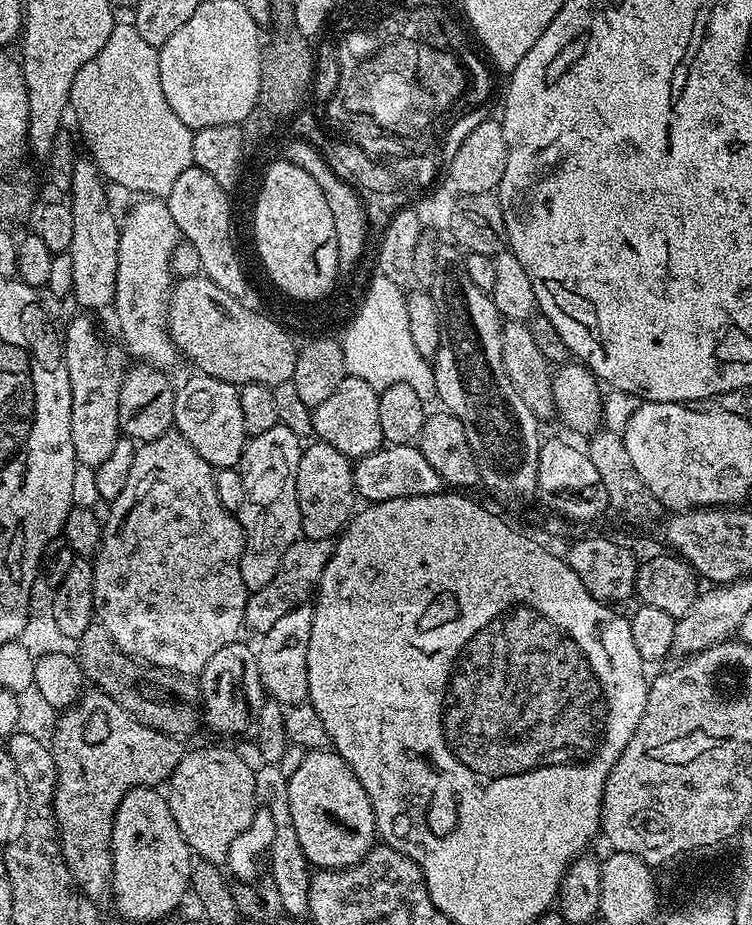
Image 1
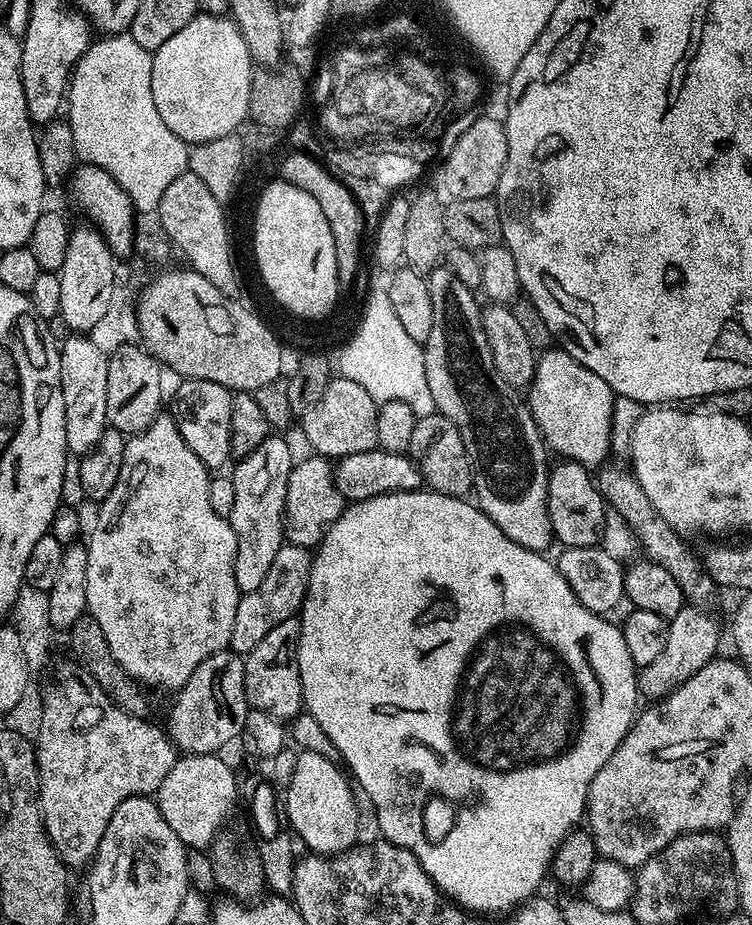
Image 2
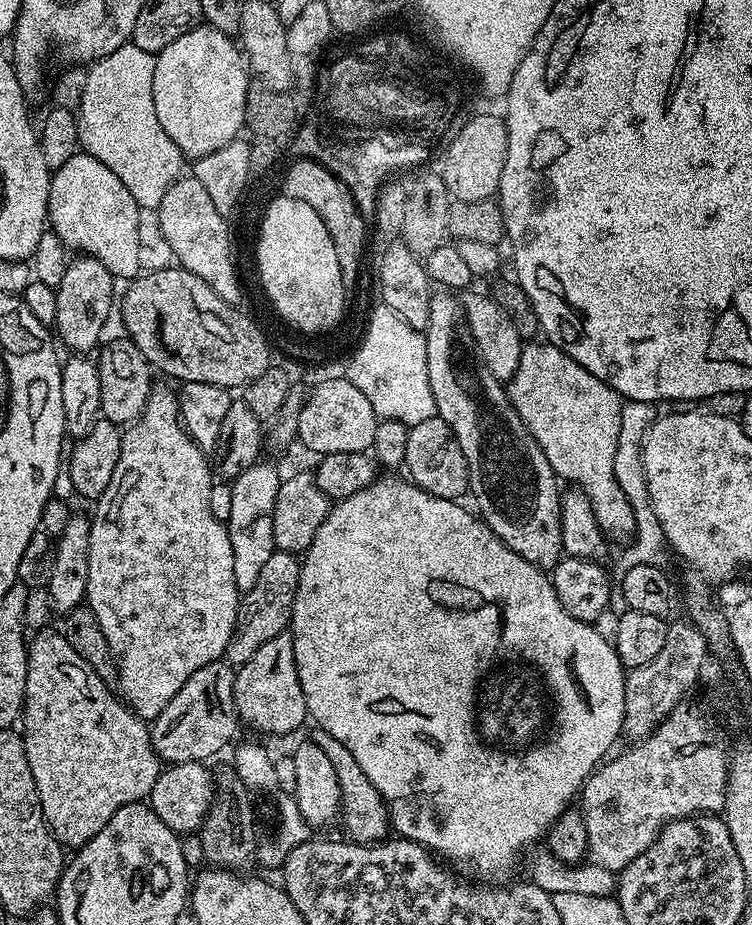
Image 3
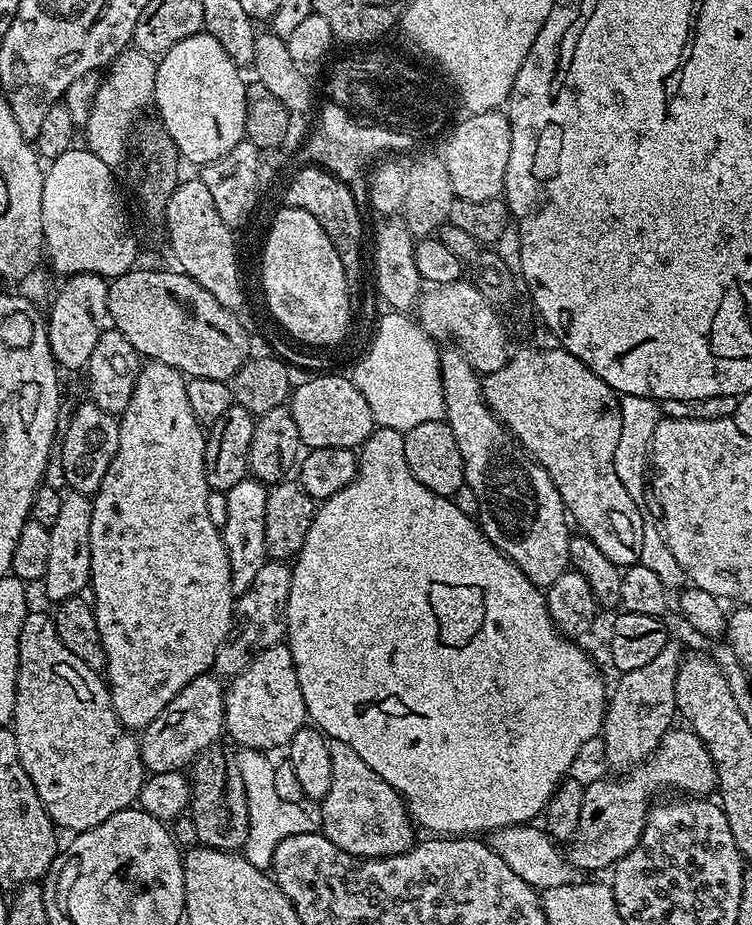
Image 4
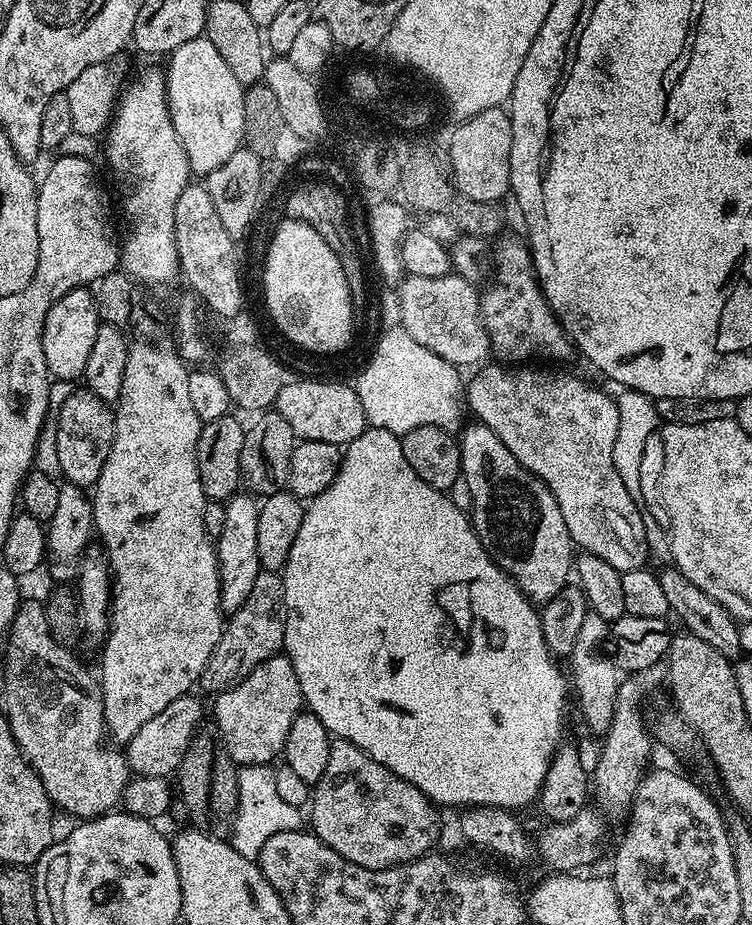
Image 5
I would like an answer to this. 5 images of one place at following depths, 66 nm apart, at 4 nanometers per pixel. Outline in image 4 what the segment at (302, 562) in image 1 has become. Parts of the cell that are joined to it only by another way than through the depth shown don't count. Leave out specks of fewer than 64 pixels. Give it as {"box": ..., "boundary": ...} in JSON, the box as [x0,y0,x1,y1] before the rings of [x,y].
{"box":[212,558,292,678],"boundary":[[[270,558],[264,563],[262,570],[258,570],[248,589],[239,593],[234,604],[232,631],[228,633],[222,646],[218,646],[218,654],[212,663],[217,677],[231,678],[242,674],[242,670],[250,666],[250,662],[259,652],[272,648],[285,639],[288,630],[286,602],[290,594],[291,577],[292,569],[287,563]]]}

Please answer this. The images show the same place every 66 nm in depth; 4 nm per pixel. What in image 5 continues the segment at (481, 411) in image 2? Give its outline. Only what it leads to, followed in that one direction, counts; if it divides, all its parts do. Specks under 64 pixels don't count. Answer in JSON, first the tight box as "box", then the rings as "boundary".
{"box":[458,422,574,606],"boundary":[[[472,422],[472,425],[466,428],[459,433],[458,443],[462,482],[470,486],[472,529],[490,554],[493,565],[499,568],[509,581],[515,582],[533,604],[543,606],[550,598],[569,587],[570,577],[574,572],[574,545],[558,502],[543,481],[518,462],[518,458],[506,448],[505,442],[498,438],[494,430],[479,422]]]}

